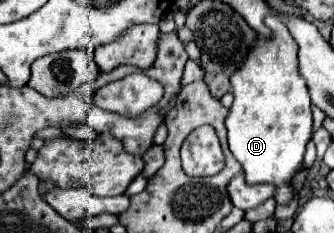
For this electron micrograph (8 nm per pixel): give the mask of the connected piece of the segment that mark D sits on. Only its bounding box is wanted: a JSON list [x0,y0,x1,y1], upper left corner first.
[226,17,312,205]

